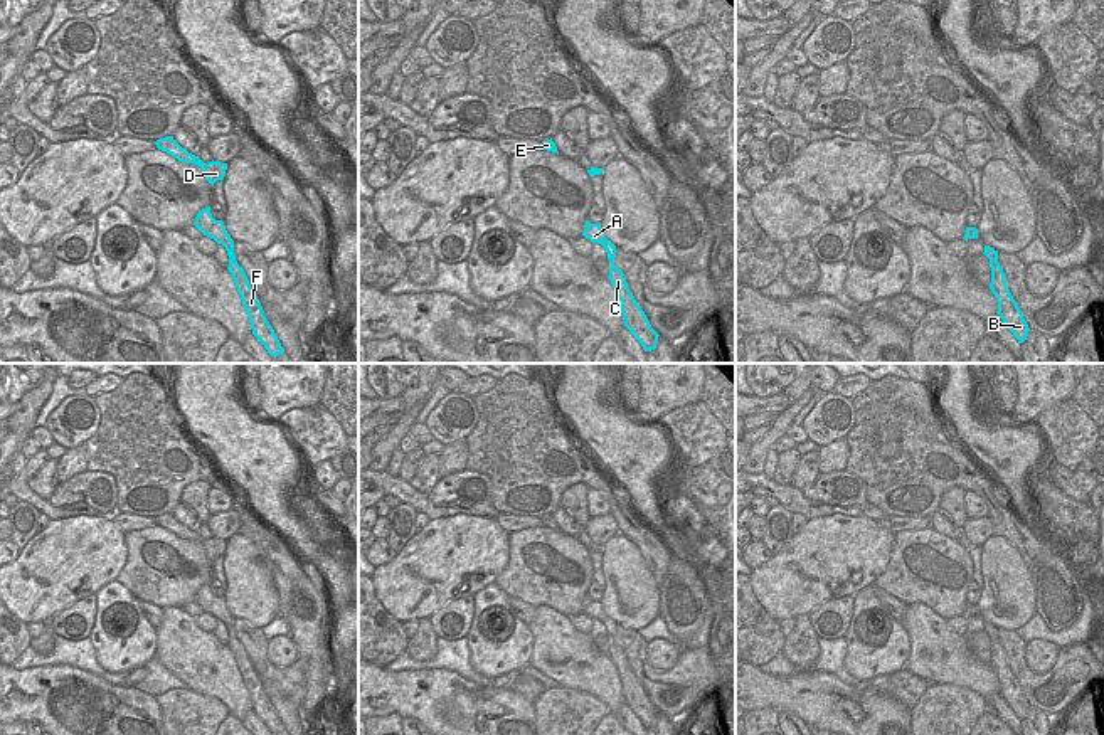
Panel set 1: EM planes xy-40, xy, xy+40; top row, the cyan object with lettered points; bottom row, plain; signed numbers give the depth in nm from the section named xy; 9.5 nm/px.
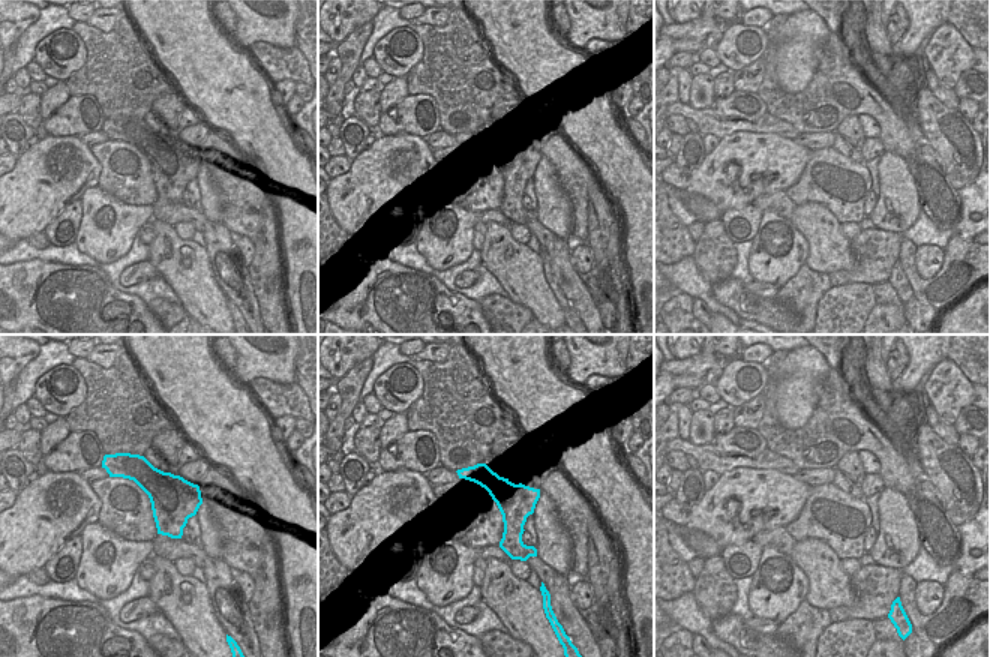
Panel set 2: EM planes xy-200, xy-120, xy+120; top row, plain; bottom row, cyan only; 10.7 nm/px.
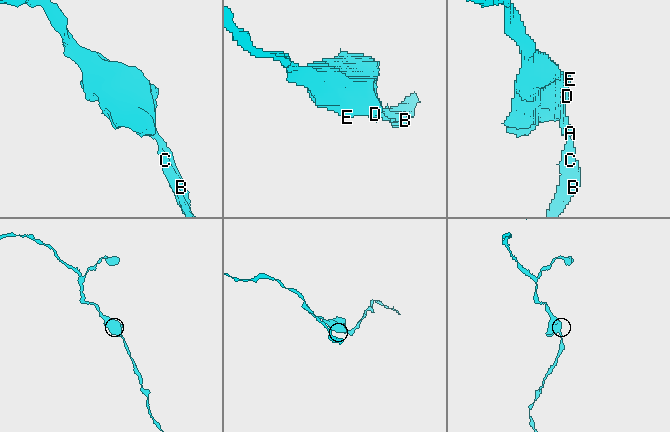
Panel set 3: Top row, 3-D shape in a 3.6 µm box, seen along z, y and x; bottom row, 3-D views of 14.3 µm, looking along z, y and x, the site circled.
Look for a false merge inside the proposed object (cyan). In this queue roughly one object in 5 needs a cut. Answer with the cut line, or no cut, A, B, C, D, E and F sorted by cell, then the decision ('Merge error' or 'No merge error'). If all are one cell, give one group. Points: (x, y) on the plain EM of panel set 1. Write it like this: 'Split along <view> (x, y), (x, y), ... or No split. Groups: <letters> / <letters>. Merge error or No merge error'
No split. Groups: A B C D E F. No merge error.

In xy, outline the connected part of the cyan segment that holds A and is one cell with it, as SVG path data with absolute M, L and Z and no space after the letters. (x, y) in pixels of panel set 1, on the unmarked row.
M586 597L582 612L591 619L601 621L608 629L608 636L611 637L608 656L611 658L619 674L624 703L641 720L645 728L655 727L660 711L651 705L645 688L636 679L633 669L628 664L623 648L614 642L616 622L604 614L601 600L591 600L589 597Z

